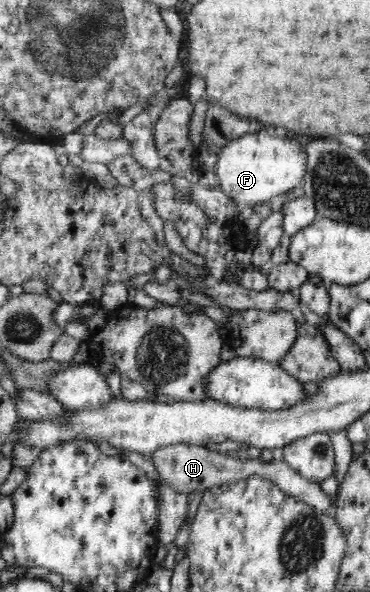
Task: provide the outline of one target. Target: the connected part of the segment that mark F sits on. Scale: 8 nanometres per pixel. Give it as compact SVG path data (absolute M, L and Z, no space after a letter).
M263 128L230 140L217 155L214 169L220 180L219 188L236 206L258 207L273 196L281 196L303 185L307 158L301 144L297 140L279 138Z

